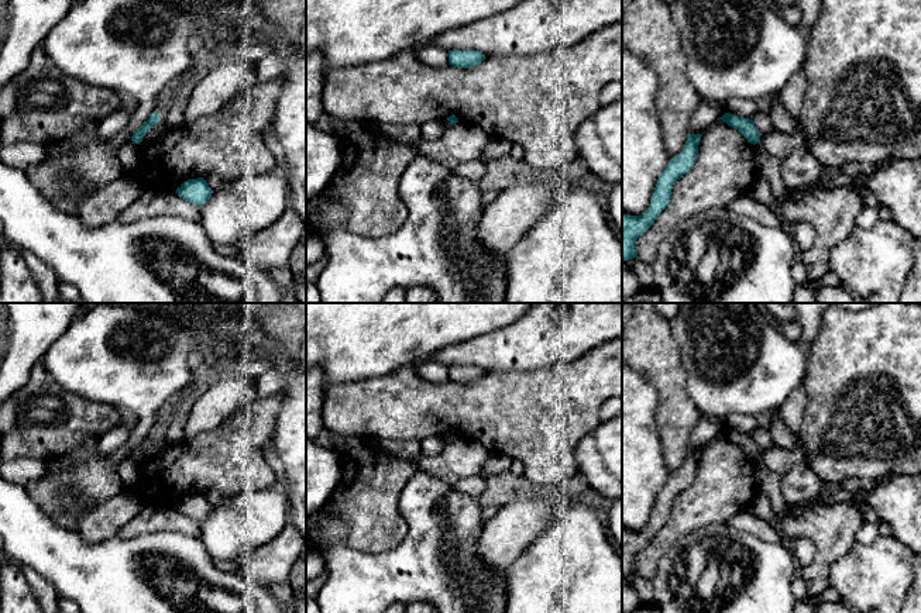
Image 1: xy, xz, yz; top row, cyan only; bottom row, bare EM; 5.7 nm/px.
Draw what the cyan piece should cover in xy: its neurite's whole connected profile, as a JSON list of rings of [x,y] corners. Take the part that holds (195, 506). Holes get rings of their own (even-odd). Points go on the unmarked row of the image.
[[[197,493],[197,495],[189,495],[183,497],[176,504],[176,509],[183,516],[202,521],[210,514],[213,506],[209,503],[209,500],[203,493]]]

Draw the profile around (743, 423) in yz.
[[[732,414],[726,420],[726,428],[756,435],[760,431],[760,424],[755,416],[750,414]]]

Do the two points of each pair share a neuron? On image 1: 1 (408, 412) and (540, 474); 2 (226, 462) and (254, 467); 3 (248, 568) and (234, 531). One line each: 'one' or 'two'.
1: one
2: one
3: two

